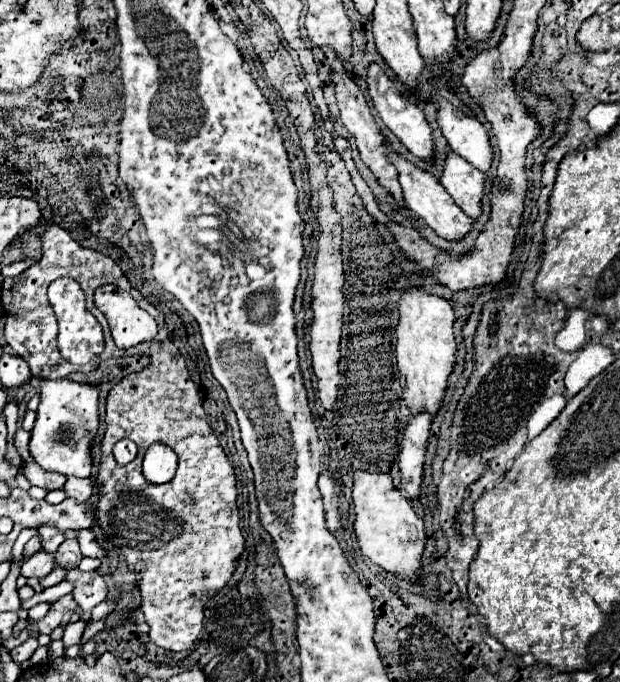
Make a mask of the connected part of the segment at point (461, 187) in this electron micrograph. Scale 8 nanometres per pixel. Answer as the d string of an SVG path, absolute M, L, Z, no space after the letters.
M449 151L441 173L441 183L463 213L467 213L471 219L479 217L479 201L485 187L485 175L479 169L469 165L467 159L459 157L455 151Z

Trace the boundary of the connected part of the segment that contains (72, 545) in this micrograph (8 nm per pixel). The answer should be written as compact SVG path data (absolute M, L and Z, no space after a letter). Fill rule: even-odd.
M65 539L55 553L55 565L63 569L75 569L81 563L81 557L83 555L79 551L77 539Z

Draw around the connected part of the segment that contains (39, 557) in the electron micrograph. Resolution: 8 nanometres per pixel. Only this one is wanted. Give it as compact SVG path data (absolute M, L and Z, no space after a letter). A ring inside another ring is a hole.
M35 553L33 557L29 557L27 561L23 561L23 567L21 567L21 575L23 577L35 577L35 579L41 579L45 575L49 575L53 569L53 555L49 553Z

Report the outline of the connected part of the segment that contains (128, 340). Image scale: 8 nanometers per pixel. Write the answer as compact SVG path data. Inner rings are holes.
M109 283L97 287L95 305L107 317L117 347L129 349L143 341L151 341L157 335L155 319L117 285Z

